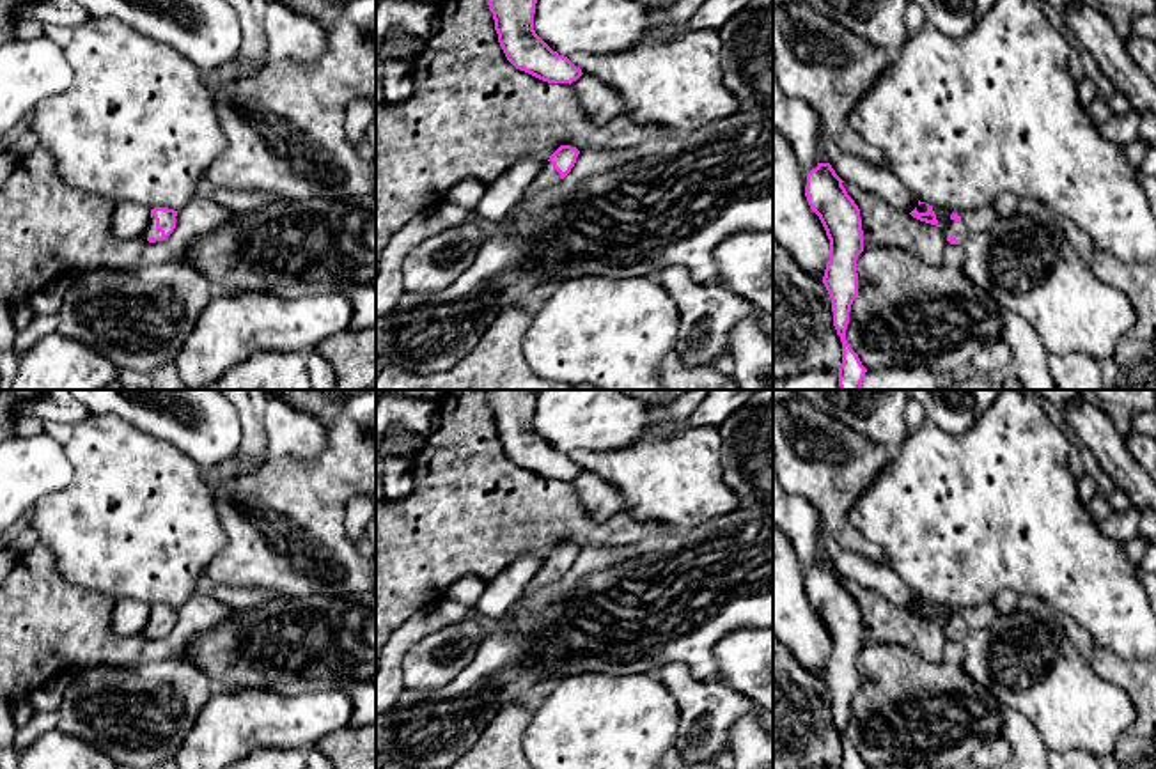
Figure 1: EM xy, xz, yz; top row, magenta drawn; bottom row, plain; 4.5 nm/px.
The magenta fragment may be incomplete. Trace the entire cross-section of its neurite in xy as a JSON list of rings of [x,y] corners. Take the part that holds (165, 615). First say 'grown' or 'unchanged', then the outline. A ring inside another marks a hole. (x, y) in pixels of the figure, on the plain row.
grown | [[[168,604],[151,606],[151,617],[142,629],[149,640],[165,638],[176,625],[177,608]]]

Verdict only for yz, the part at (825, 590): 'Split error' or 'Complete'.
Complete

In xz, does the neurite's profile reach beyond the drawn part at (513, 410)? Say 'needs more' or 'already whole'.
already whole

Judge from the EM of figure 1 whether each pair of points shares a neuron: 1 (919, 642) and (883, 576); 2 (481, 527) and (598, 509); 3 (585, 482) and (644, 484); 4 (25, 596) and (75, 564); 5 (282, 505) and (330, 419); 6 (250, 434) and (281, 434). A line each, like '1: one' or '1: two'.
1: two
2: two
3: two
4: two
5: one
6: two

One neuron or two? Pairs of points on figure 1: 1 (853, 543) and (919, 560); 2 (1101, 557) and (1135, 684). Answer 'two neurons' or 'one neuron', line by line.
1: two neurons
2: two neurons

